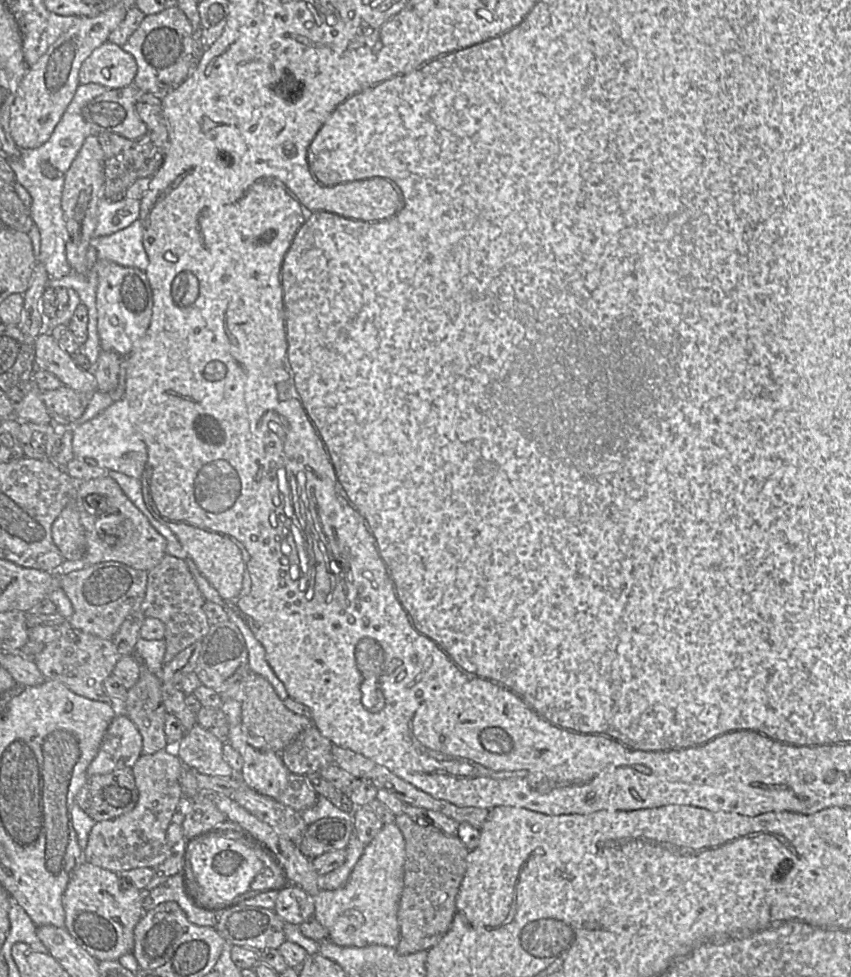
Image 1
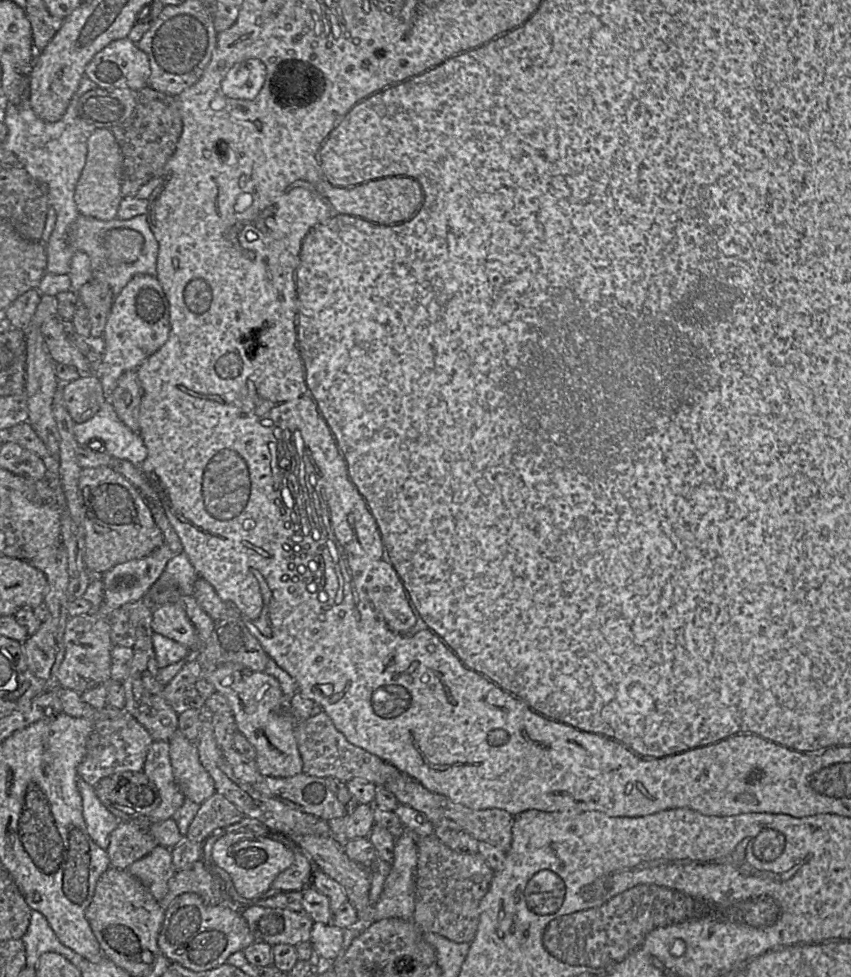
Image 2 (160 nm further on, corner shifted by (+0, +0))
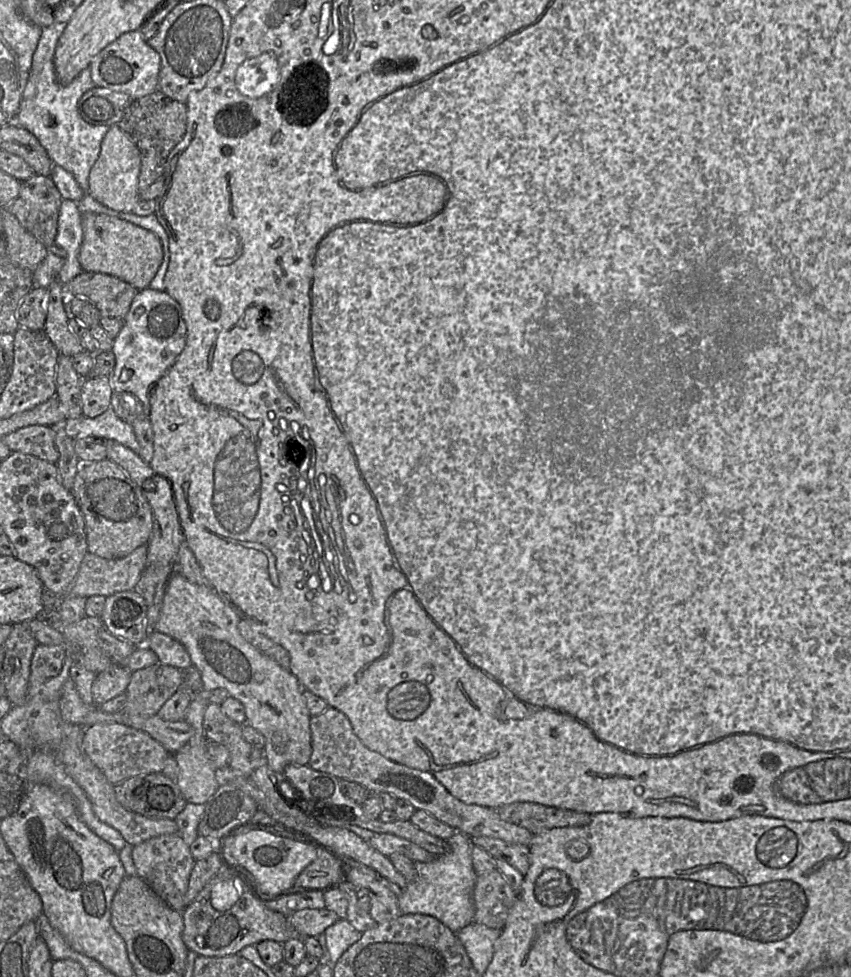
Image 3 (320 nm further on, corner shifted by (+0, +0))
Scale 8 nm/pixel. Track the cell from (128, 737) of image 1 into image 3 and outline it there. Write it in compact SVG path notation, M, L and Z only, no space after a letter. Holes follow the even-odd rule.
M98 723L85 728L82 749L113 785L140 774L162 773L170 754L146 732L119 723Z

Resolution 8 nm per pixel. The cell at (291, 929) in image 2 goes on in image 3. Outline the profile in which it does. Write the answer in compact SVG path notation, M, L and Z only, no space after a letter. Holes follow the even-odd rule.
M327 908L293 912L288 915L288 919L300 934L300 938L317 937L329 926L340 920L335 912Z

